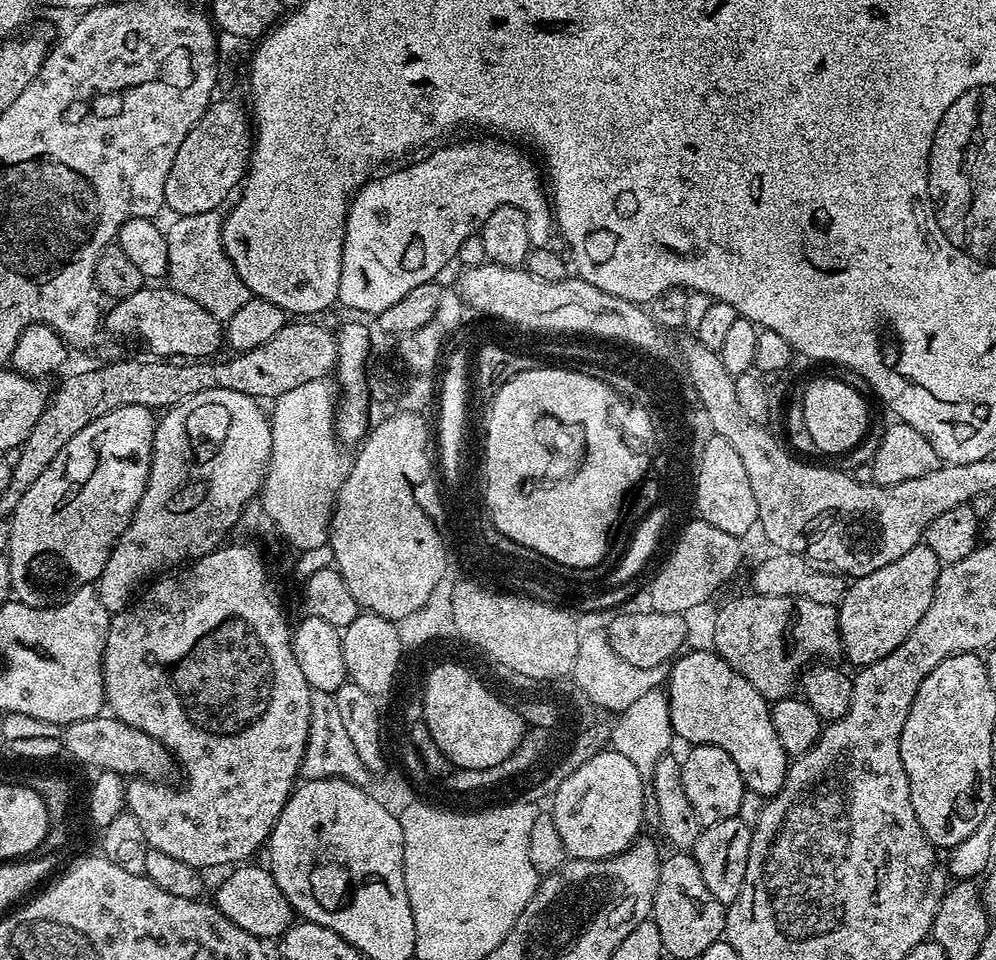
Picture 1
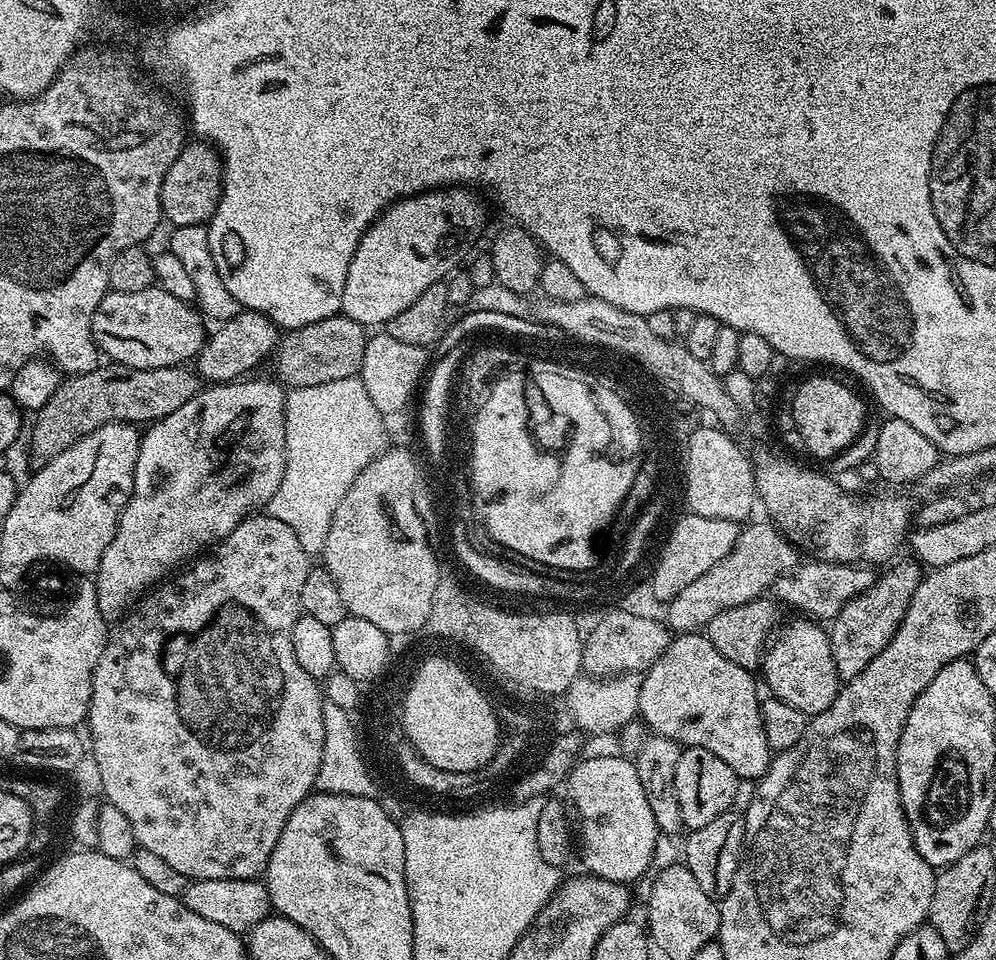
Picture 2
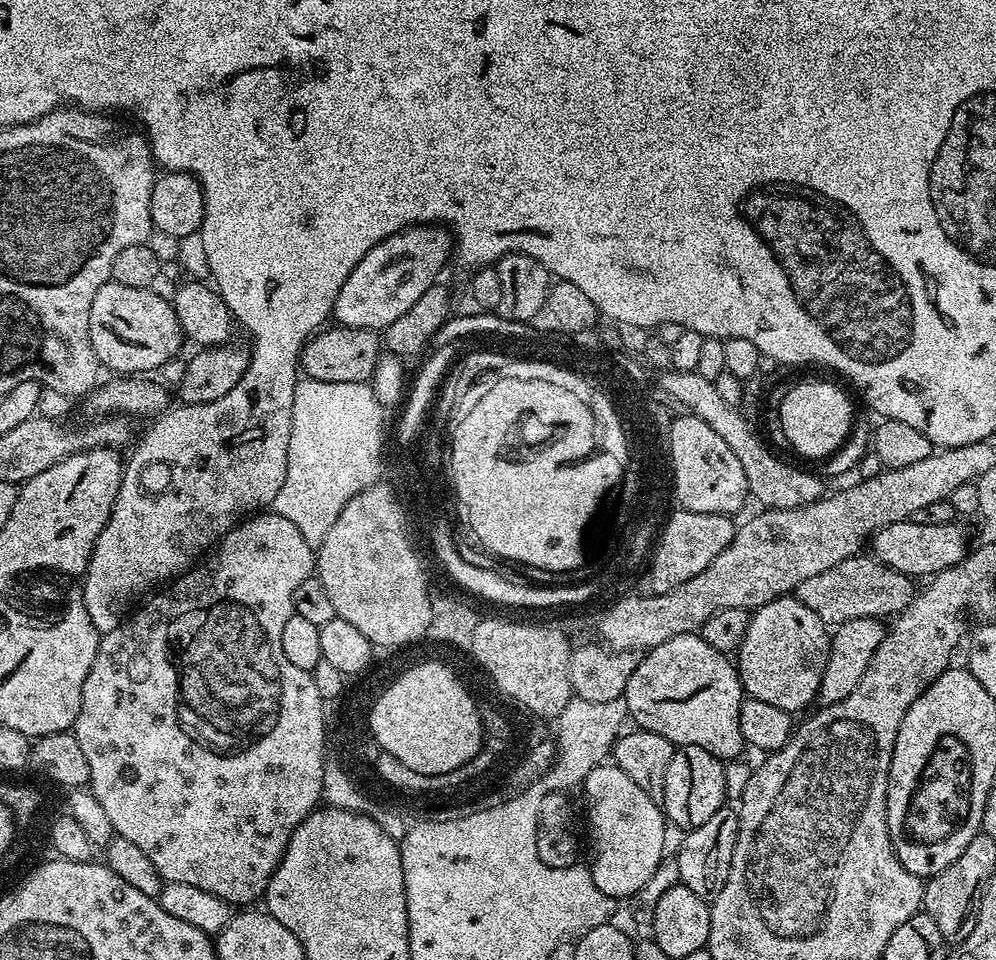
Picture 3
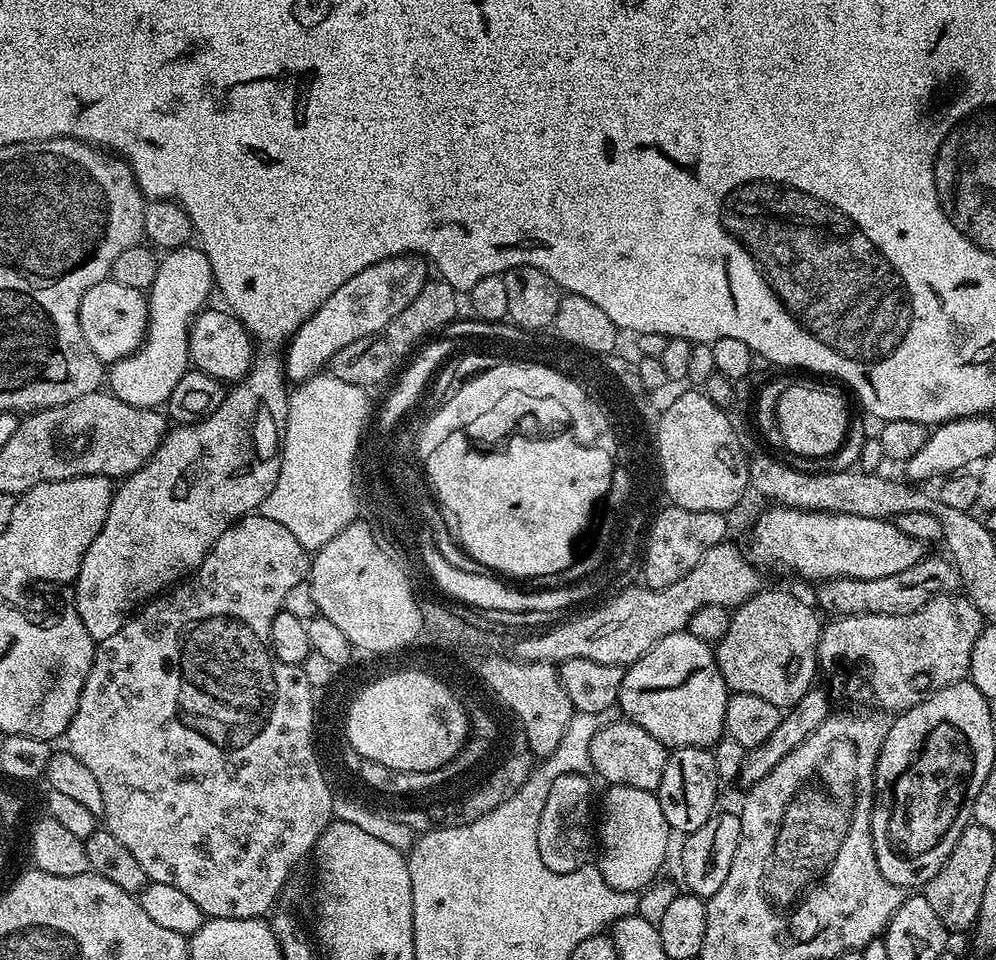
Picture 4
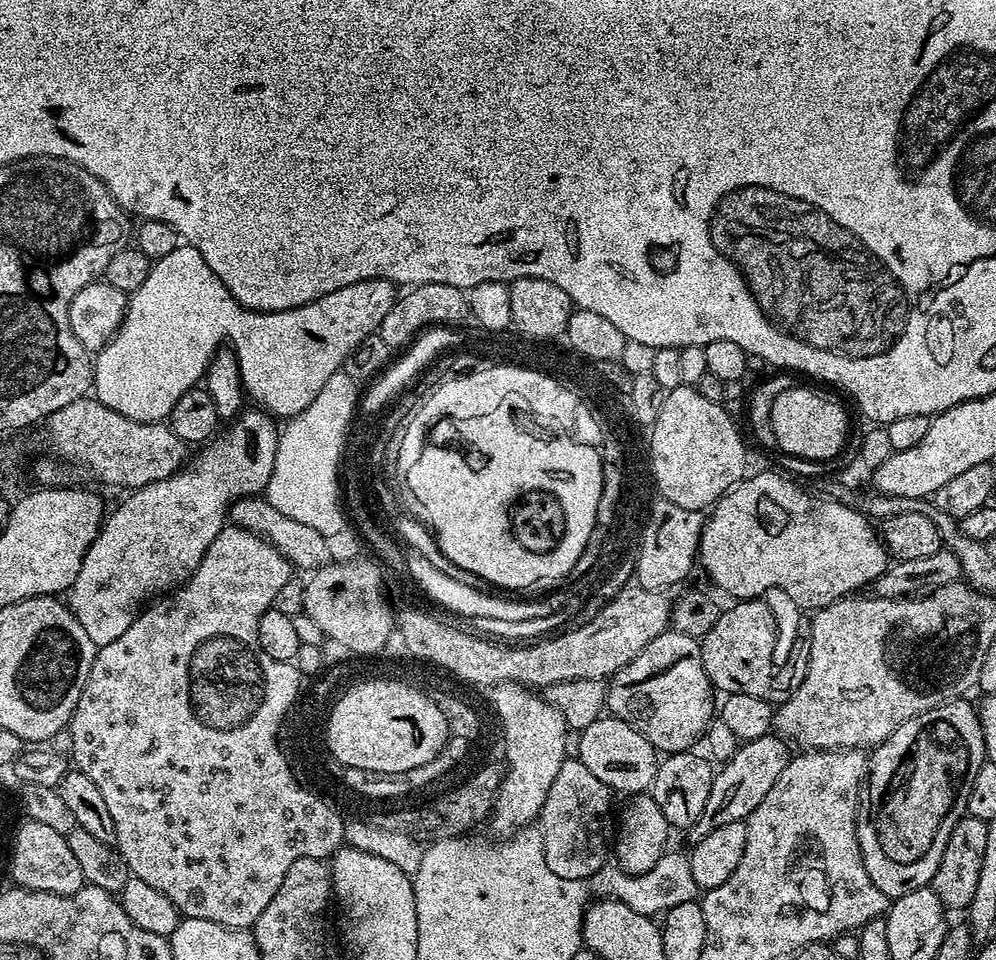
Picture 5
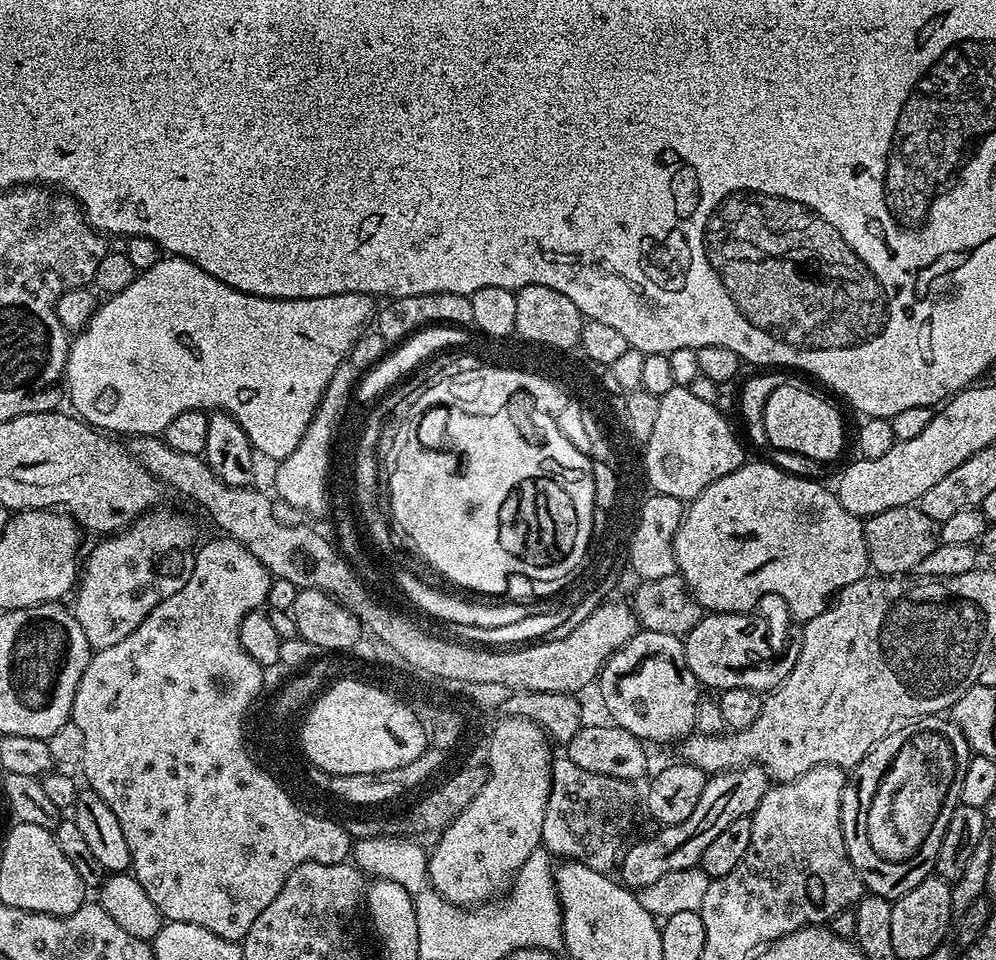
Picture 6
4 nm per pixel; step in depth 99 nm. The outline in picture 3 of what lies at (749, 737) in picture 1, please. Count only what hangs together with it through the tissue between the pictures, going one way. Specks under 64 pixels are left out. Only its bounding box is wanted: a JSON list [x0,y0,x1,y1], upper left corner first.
[623,632,746,762]

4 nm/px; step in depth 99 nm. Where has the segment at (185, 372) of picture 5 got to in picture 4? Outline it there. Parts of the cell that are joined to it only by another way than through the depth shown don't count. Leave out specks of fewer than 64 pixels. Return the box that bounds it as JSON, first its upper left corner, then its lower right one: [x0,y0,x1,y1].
[106,248,426,409]

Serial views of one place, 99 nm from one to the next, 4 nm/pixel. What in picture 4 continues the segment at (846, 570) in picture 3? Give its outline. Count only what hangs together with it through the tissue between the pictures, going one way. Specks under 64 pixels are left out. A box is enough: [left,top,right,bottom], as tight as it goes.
[815,555,954,617]

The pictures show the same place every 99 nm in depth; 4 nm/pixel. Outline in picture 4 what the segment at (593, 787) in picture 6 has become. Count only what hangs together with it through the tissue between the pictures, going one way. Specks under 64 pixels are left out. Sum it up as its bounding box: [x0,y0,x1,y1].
[538,774,594,874]

